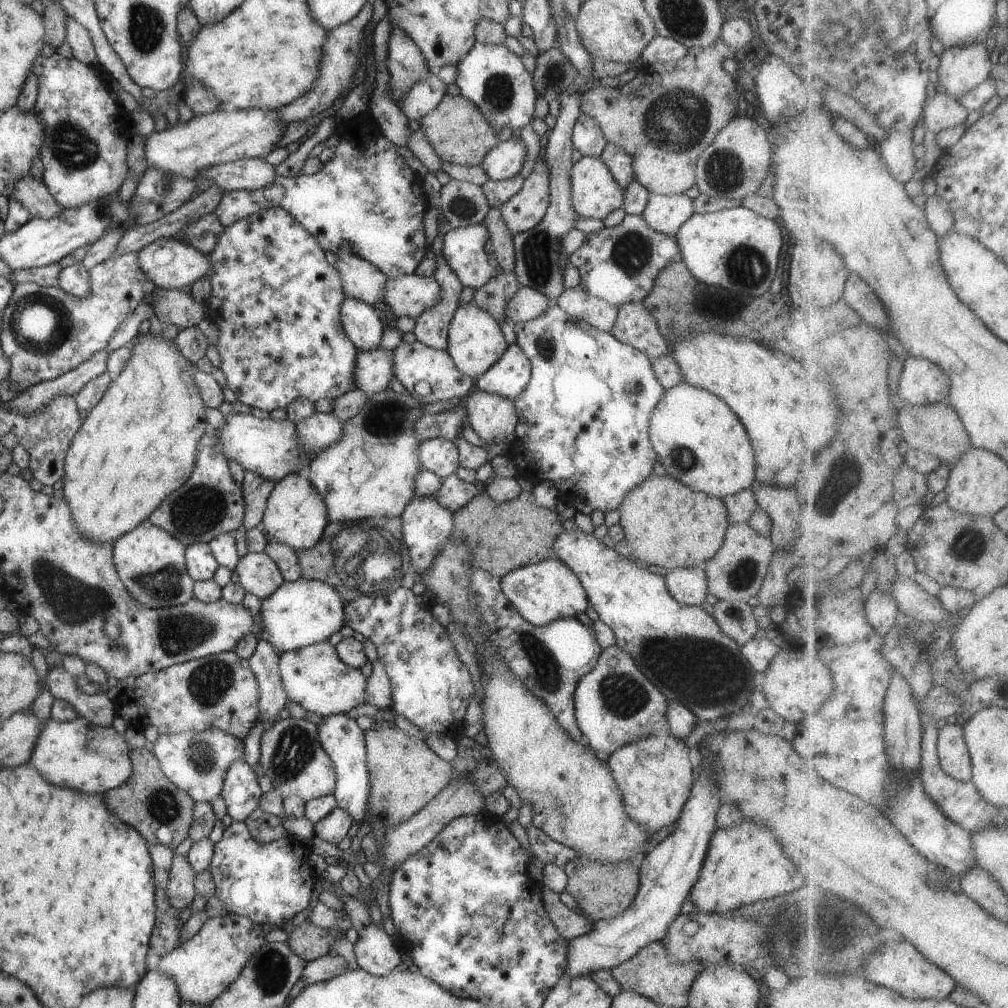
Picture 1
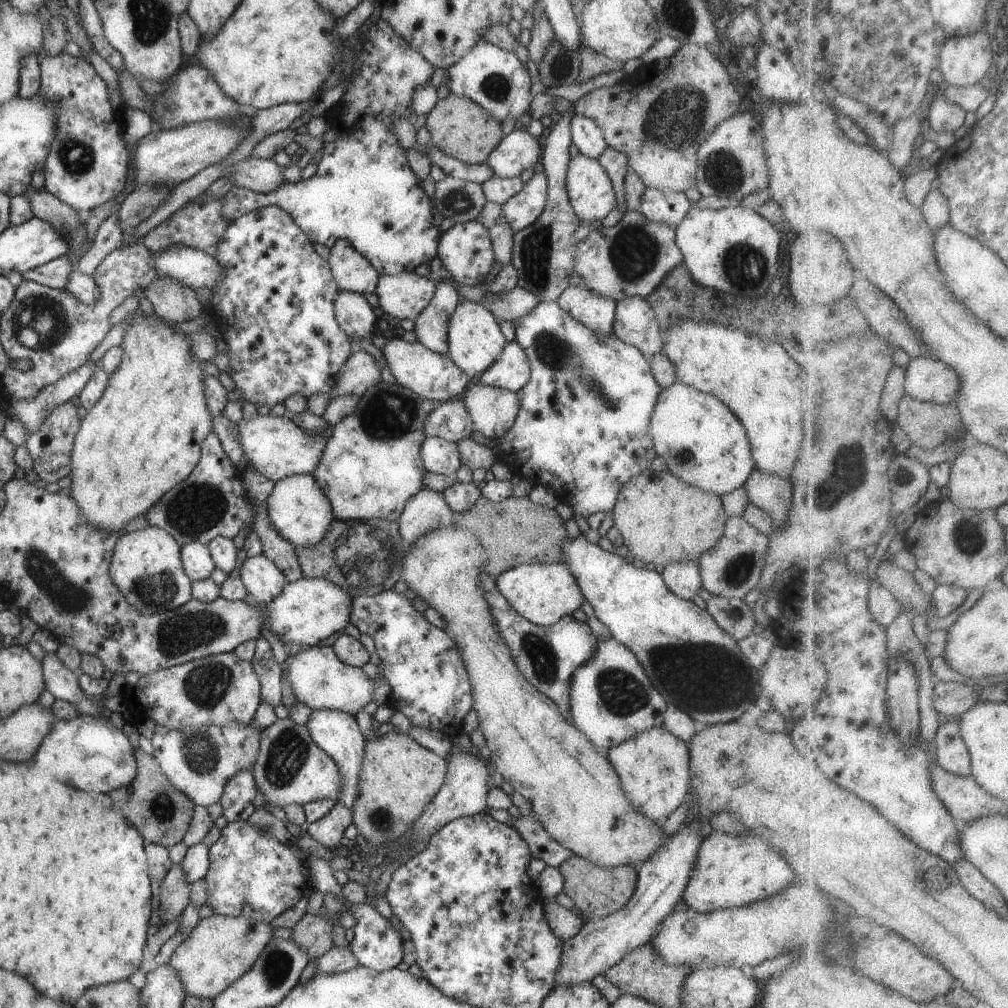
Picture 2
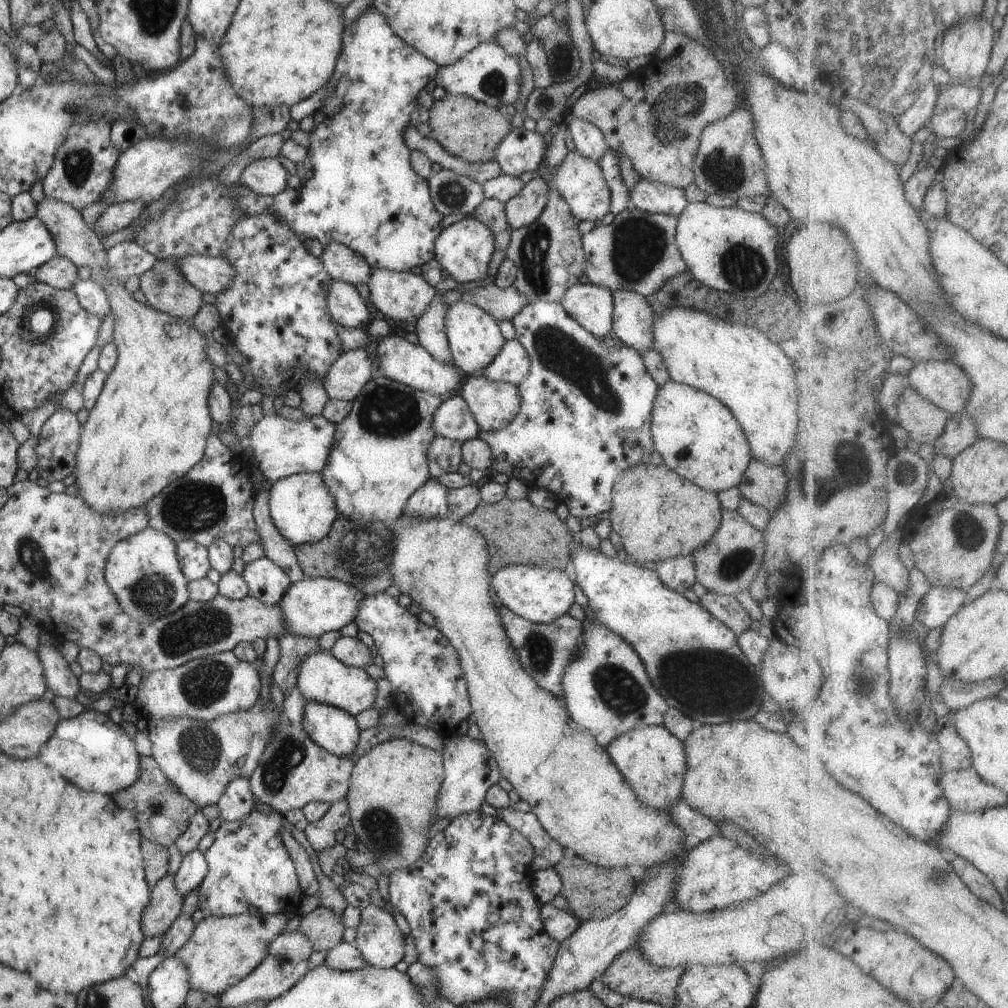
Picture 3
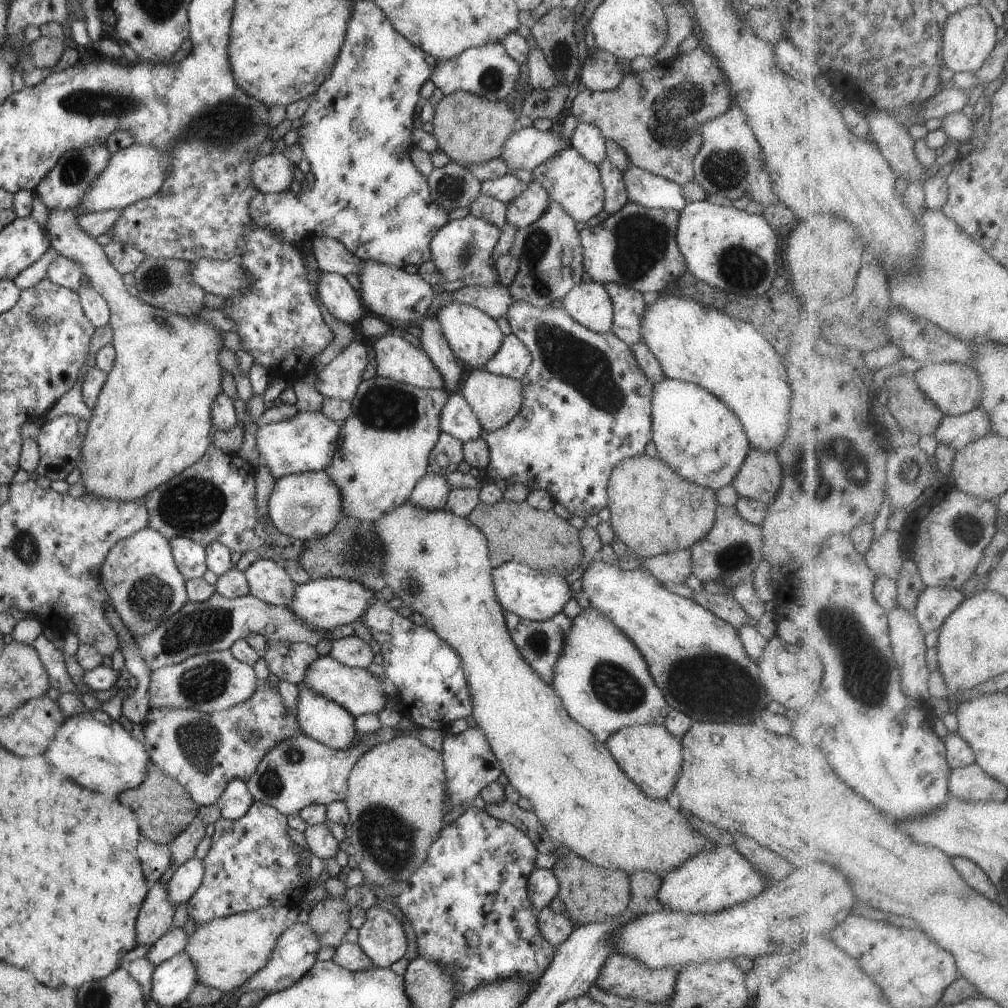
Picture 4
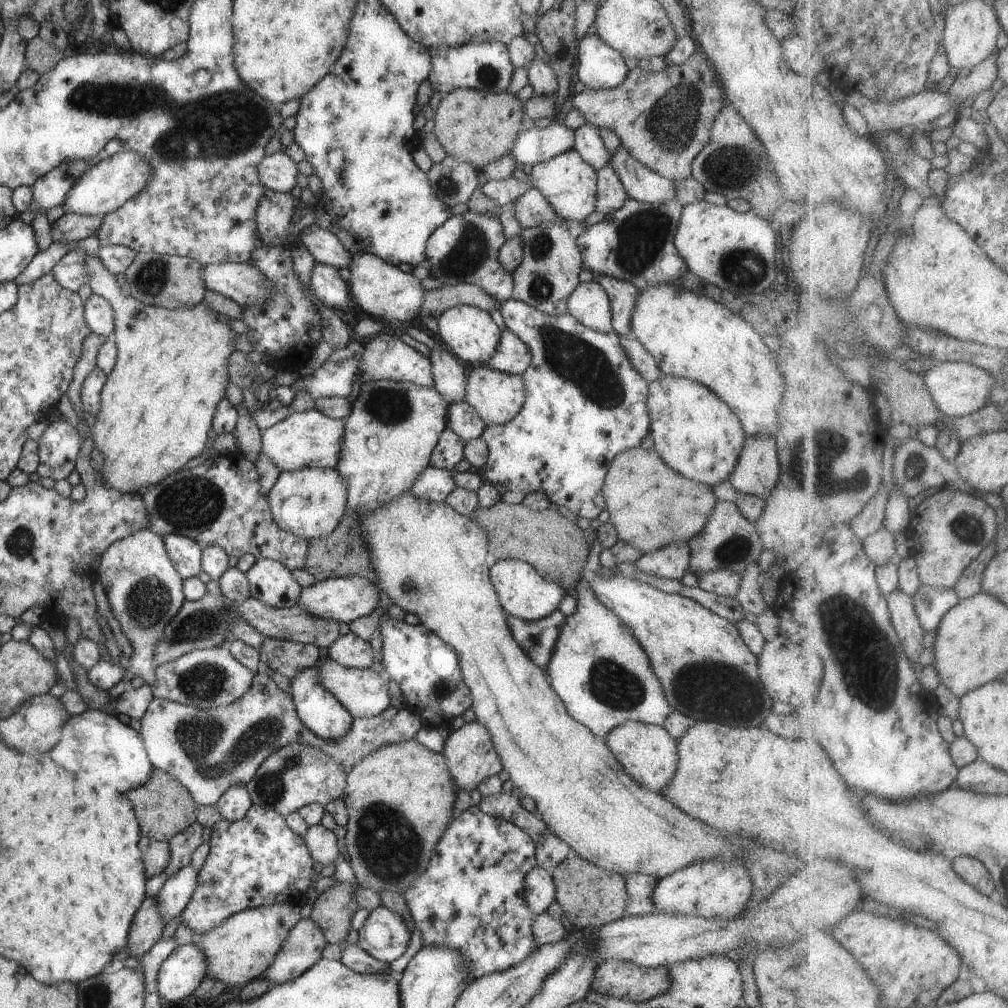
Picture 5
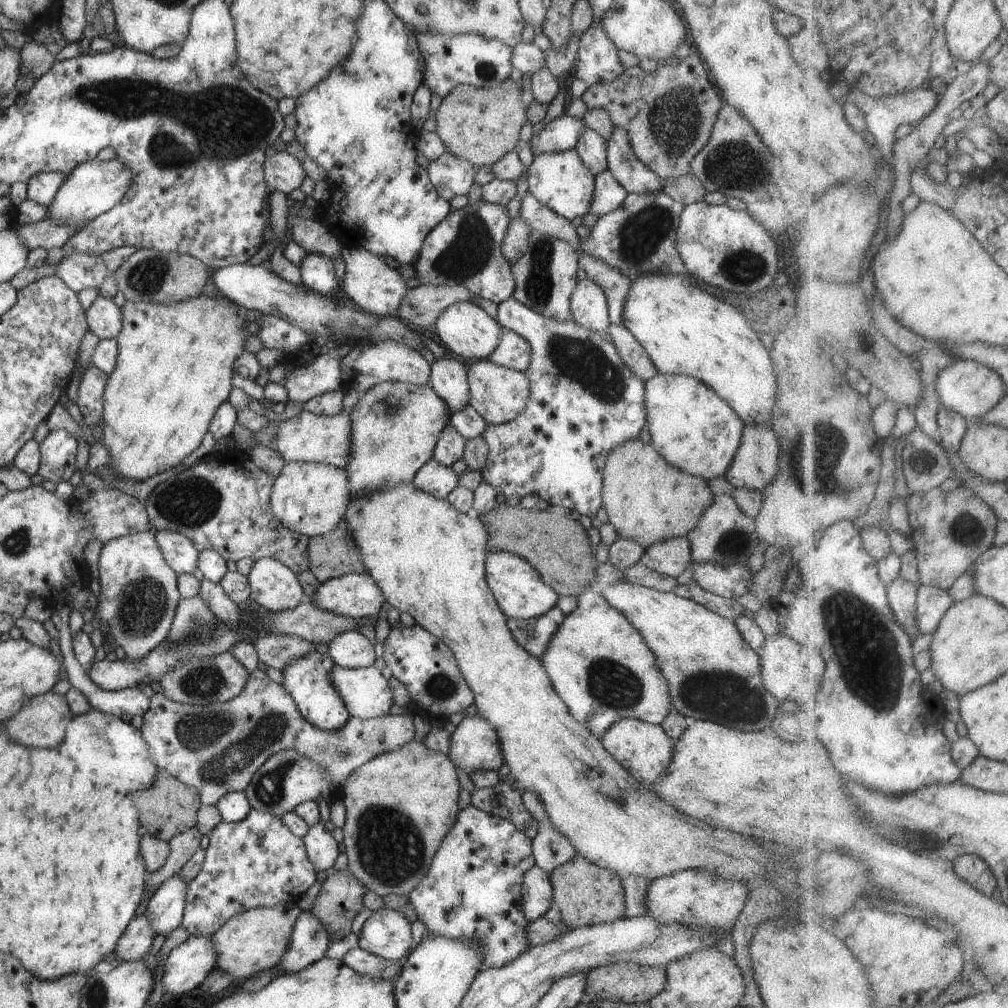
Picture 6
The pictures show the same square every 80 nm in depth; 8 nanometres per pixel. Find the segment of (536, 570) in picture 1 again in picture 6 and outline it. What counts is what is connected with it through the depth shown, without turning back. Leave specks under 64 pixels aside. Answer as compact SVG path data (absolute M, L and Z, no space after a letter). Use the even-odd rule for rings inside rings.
M487 551L485 558L486 582L500 610L508 619L527 620L543 615L557 604L559 594L550 588L536 569L522 557L508 551Z

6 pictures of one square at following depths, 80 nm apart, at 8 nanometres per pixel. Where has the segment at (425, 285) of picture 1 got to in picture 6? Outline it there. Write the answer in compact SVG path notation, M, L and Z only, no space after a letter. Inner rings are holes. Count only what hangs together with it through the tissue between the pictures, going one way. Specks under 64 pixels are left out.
M346 248L340 249L345 264L345 274L339 279L340 293L362 307L365 311L379 315L396 315L397 308L403 296L410 290L406 282L396 269L391 269L378 255L366 249Z

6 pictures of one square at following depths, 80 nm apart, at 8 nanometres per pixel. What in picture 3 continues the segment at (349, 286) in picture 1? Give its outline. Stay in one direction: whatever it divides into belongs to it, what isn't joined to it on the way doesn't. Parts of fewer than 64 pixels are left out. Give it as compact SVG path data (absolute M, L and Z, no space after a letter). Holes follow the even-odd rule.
M336 242L326 244L323 249L322 264L333 281L348 282L355 287L370 282L372 269L360 254Z

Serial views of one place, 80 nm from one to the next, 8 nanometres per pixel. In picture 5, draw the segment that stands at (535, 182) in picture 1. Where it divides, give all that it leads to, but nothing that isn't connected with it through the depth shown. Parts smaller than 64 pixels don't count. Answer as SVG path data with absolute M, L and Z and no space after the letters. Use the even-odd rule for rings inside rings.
M532 186L515 200L514 206L516 206L515 217L522 229L531 229L538 225L548 225L562 220L550 206L547 198Z

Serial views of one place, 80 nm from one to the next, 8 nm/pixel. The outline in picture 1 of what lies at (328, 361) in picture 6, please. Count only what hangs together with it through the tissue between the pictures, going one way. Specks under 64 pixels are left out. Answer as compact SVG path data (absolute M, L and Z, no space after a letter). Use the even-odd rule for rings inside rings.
M380 347L371 351L359 351L353 372L354 389L360 389L369 397L390 387L389 382L394 377L391 352Z

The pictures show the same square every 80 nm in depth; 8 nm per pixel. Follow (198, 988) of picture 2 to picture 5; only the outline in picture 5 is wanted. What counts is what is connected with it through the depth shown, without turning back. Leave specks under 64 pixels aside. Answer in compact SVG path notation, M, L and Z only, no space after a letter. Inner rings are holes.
M276 903L272 906L259 906L246 909L229 916L224 922L197 936L194 943L206 955L207 976L235 986L243 987L247 982L262 977L274 962L282 948L287 934L302 918L301 906L296 903Z

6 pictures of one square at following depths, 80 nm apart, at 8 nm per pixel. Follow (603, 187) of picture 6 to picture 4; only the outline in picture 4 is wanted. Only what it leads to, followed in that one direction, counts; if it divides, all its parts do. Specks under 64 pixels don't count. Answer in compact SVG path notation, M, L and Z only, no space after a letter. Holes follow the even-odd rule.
M608 158L600 162L599 170L604 186L604 210L606 214L616 214L629 201L623 174Z

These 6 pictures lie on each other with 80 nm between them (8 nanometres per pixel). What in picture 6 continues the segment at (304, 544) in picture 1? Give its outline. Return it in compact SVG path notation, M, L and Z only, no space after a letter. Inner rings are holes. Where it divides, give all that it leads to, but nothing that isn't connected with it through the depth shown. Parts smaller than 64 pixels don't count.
M285 462L273 482L270 504L275 517L308 538L330 532L342 520L351 499L348 473L322 463Z

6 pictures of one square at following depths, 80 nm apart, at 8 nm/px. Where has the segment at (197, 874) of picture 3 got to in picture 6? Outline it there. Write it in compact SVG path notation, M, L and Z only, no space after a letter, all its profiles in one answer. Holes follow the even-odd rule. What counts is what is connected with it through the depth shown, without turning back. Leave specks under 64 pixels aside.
M176 874L166 879L156 892L153 892L144 914L150 926L155 930L156 936L167 935L181 924L187 884Z

